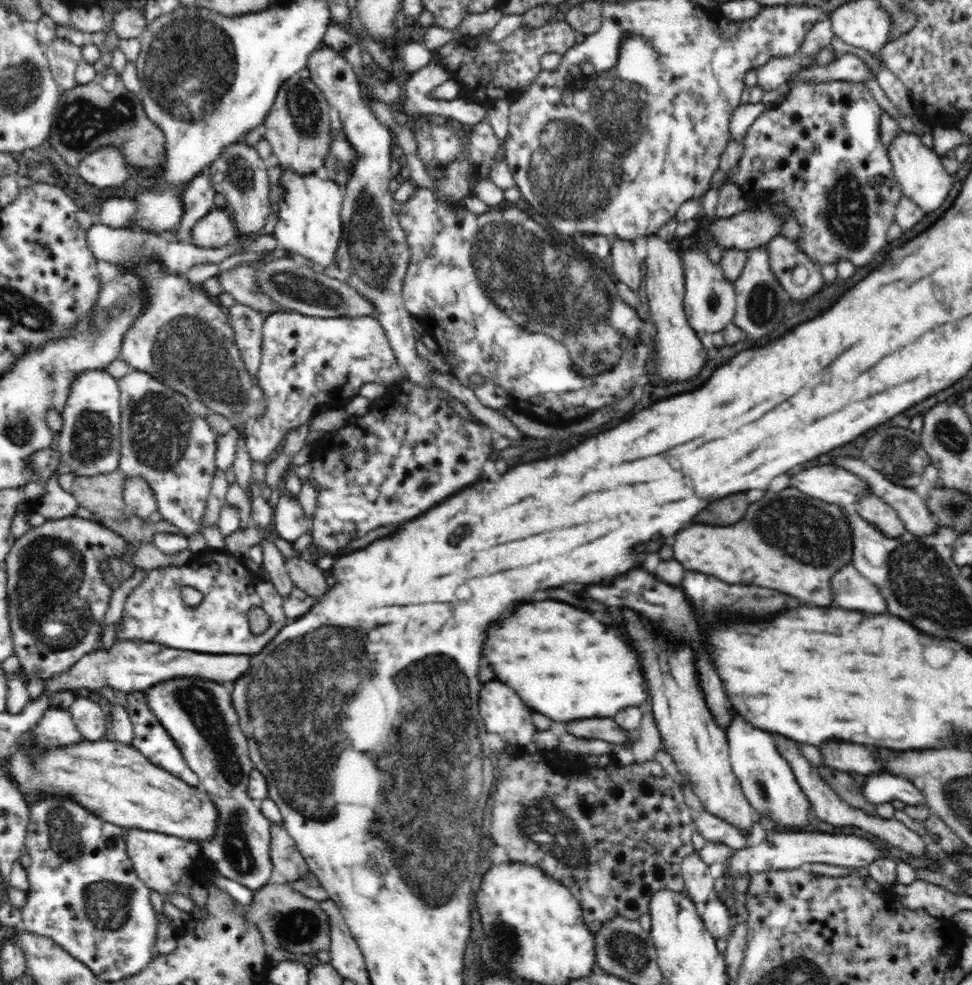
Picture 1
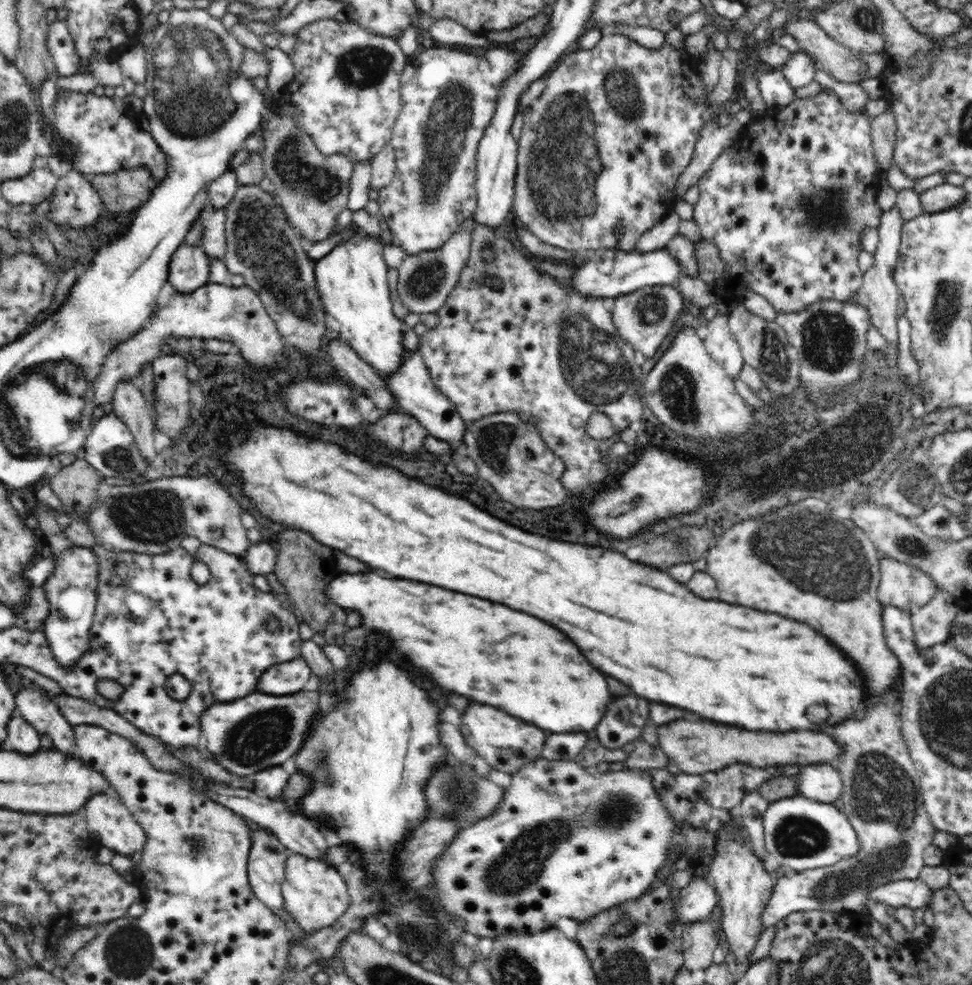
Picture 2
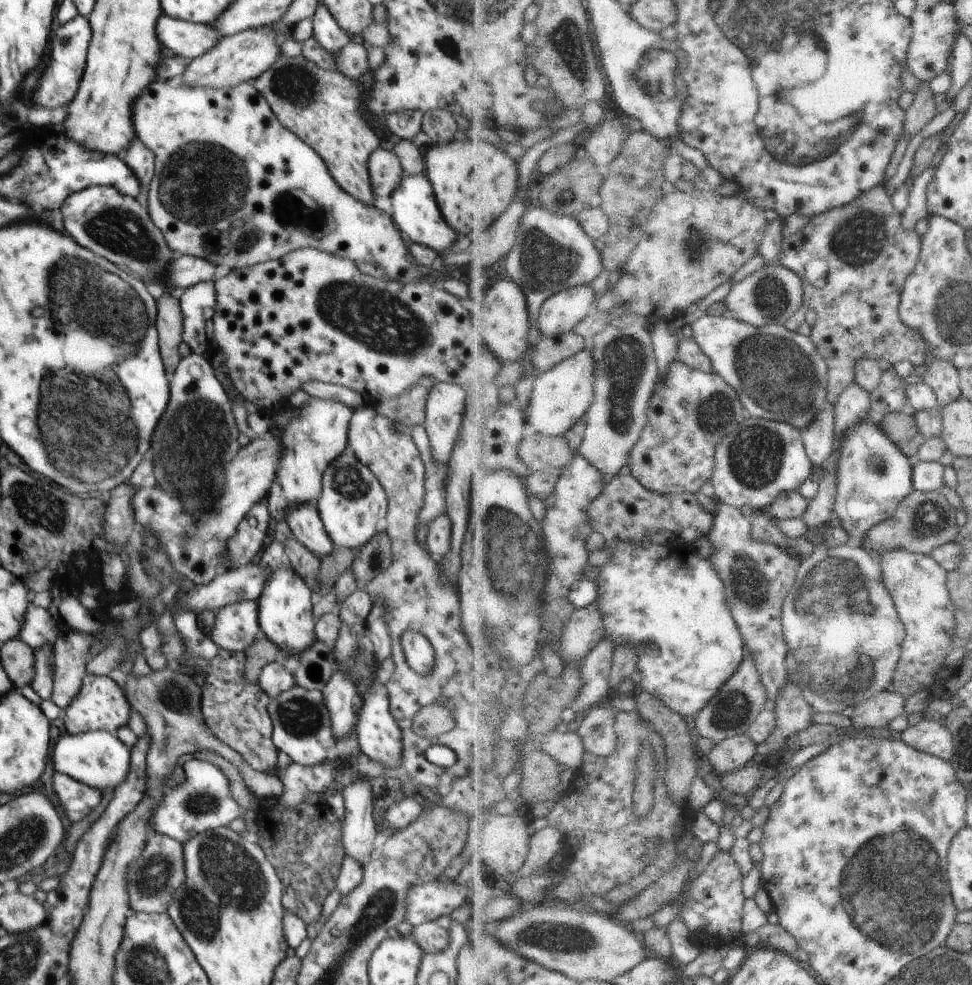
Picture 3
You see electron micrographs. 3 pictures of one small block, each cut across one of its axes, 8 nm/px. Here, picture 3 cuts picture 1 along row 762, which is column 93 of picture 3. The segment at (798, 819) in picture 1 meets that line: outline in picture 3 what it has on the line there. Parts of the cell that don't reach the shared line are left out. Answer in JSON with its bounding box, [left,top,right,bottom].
[52,731,131,790]

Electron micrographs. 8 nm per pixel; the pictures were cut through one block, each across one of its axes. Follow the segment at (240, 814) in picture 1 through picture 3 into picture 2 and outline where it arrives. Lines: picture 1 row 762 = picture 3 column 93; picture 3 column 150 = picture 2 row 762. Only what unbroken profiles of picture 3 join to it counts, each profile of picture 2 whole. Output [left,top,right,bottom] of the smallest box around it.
[200,690,319,777]

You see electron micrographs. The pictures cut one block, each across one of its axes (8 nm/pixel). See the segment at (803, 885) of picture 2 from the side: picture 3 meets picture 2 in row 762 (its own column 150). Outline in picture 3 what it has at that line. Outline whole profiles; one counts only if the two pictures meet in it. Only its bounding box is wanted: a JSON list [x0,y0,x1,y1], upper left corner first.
[126,833,185,913]

